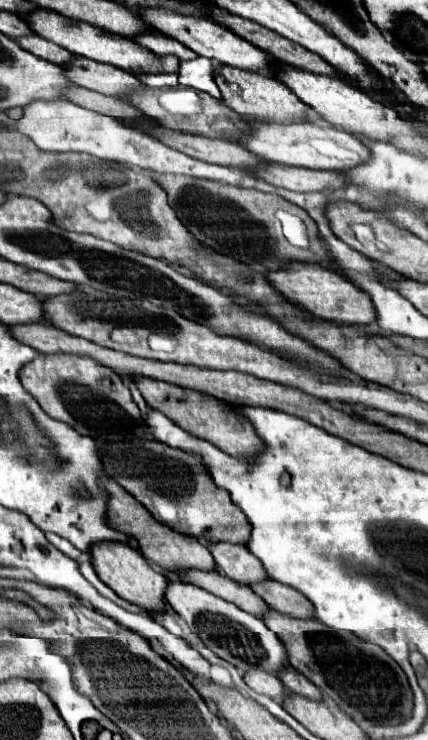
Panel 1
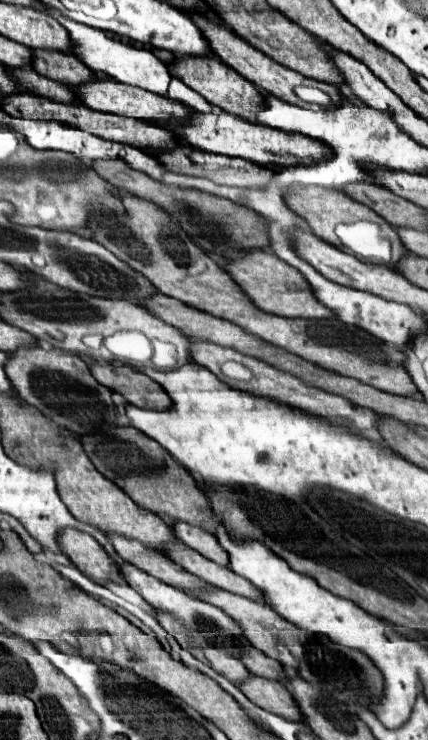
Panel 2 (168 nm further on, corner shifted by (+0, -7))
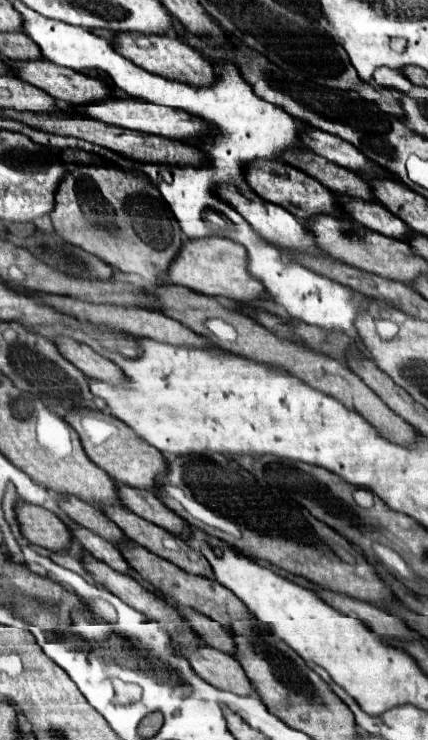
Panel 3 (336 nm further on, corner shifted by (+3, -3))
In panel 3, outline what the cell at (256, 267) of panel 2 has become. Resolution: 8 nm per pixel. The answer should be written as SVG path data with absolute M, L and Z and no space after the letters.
M223 236L193 238L183 242L179 258L167 268L167 274L163 274L163 282L179 284L205 296L225 296L235 302L251 302L263 298L265 296L263 286L259 286L259 282L249 276L245 266L247 266L247 254L241 244Z

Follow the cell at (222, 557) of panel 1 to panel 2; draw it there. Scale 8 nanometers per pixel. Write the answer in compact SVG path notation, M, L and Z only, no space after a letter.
M176 522L172 530L186 546L196 550L198 554L202 554L204 558L208 558L208 560L212 560L220 566L226 566L226 562L228 562L226 550L222 550L222 546L218 546L218 540L216 540L214 534L210 534L202 528L190 526L186 522Z

